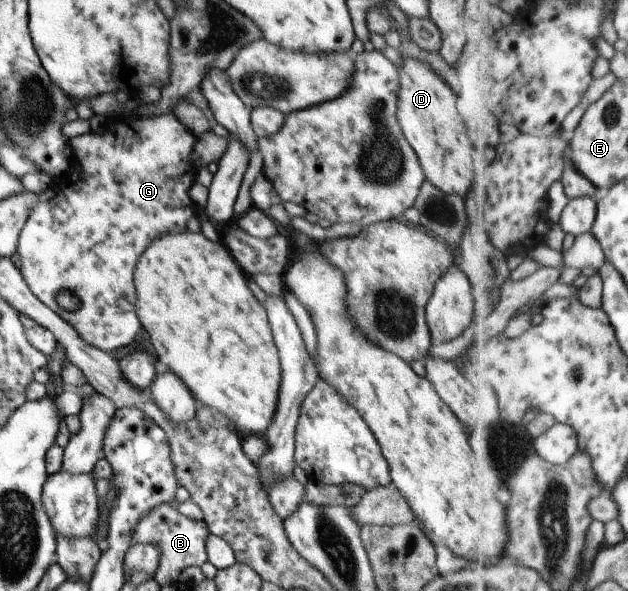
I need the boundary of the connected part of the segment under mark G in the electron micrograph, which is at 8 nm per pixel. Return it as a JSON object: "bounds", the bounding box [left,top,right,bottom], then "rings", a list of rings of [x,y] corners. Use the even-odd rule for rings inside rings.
{"bounds":[17,113,197,356],"rings":[[[173,113],[144,117],[144,119],[140,118],[139,120],[128,119],[126,117],[113,119],[109,121],[107,130],[104,131],[104,133],[87,132],[72,138],[70,145],[72,145],[74,164],[65,175],[53,177],[53,182],[50,186],[38,195],[38,203],[32,207],[30,217],[28,217],[24,229],[20,232],[17,252],[18,255],[20,255],[20,263],[22,264],[19,269],[22,277],[24,277],[24,281],[26,281],[28,287],[30,287],[30,291],[32,291],[42,303],[52,308],[54,313],[57,313],[62,319],[72,325],[88,345],[94,345],[94,347],[106,351],[108,355],[114,356],[114,353],[116,353],[118,349],[132,345],[134,339],[136,339],[136,335],[142,331],[142,325],[140,325],[140,319],[138,319],[138,314],[136,313],[136,287],[134,287],[134,269],[136,265],[138,265],[140,255],[144,253],[144,249],[146,249],[154,239],[162,237],[166,231],[184,233],[184,231],[187,230],[188,219],[194,215],[194,207],[192,207],[193,201],[188,193],[192,184],[196,182],[195,176],[197,175],[196,166],[190,163],[190,155],[192,155],[194,143],[196,143],[196,136],[194,136],[184,124],[180,123]],[[62,291],[70,291],[71,295],[78,299],[78,309],[68,311],[58,304],[56,297],[61,294]]]}

